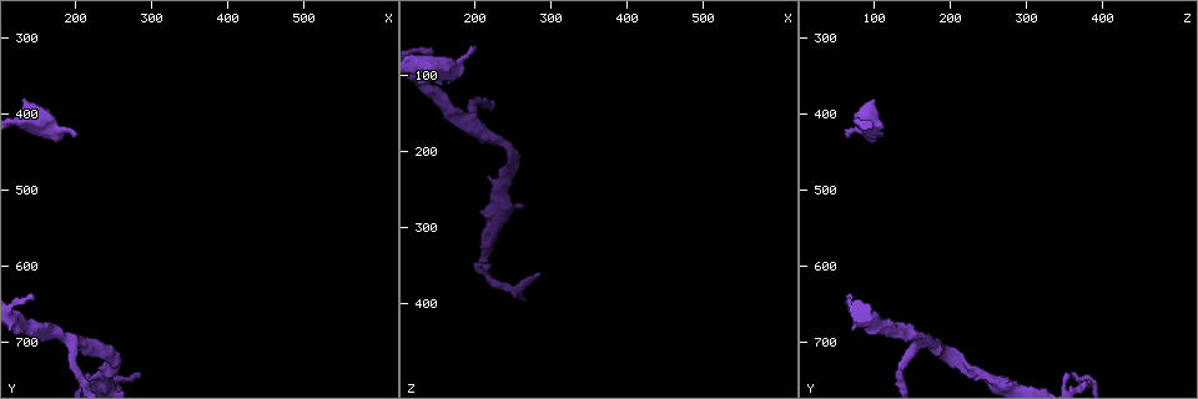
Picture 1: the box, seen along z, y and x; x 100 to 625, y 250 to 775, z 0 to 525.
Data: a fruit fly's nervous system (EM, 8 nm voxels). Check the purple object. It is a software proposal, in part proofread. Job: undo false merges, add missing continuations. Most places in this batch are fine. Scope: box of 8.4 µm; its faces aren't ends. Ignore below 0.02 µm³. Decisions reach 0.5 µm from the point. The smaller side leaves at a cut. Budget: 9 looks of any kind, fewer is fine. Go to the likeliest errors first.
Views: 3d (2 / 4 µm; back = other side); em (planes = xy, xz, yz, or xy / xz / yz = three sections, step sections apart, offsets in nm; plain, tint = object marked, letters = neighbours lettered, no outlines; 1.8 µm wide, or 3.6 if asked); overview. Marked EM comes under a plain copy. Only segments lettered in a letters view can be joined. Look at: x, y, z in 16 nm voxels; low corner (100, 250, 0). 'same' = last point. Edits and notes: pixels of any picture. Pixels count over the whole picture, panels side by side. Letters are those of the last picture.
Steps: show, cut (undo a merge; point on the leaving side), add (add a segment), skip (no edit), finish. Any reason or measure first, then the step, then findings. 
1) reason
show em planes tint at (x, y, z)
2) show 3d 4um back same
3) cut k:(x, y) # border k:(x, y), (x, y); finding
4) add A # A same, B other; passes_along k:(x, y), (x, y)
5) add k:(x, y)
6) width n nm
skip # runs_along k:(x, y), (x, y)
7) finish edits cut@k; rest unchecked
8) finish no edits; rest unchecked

free end
show em xz step 4 tint at (200, 430, 60)

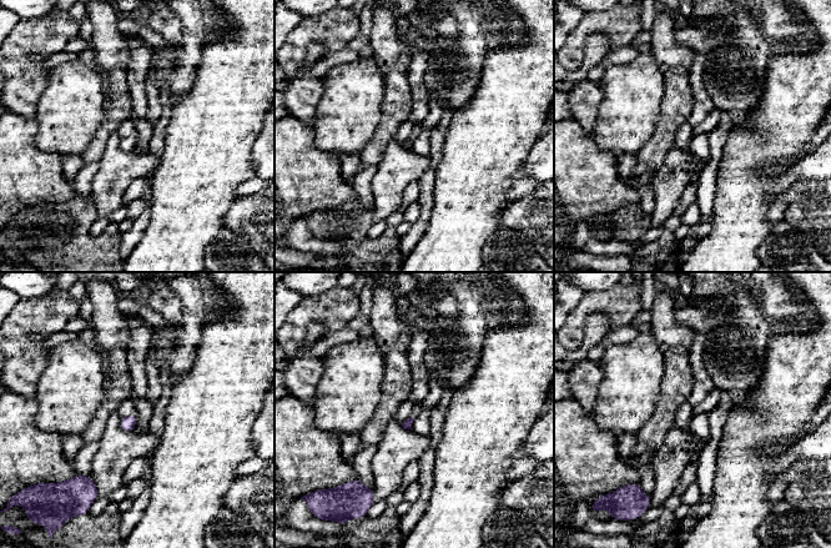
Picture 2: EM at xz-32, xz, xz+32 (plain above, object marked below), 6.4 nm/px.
what lies round it
show em xz step 4 letters same

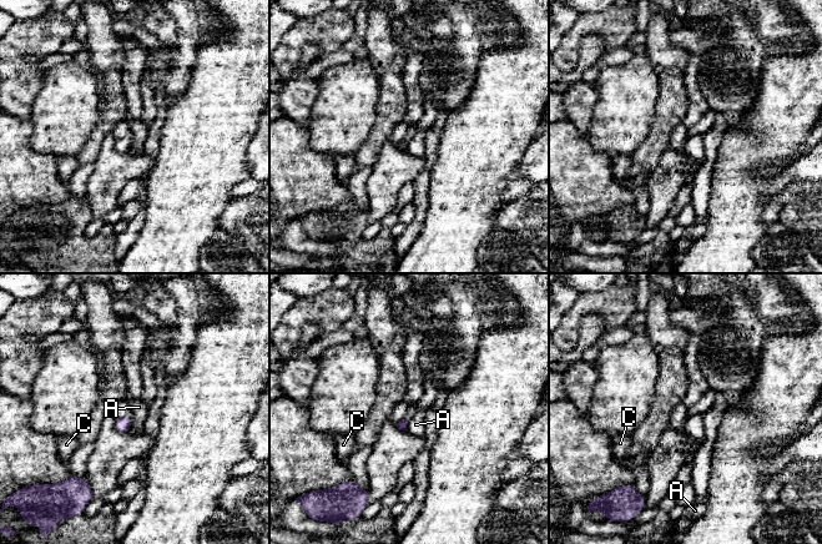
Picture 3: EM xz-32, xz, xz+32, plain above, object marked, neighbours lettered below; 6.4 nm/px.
skip # A other, C other; border 3:(132, 417), (129, 431); no lettered segment goes on from it

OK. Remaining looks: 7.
branch stops here
show em xy step 4 tint at (215, 740, 350)

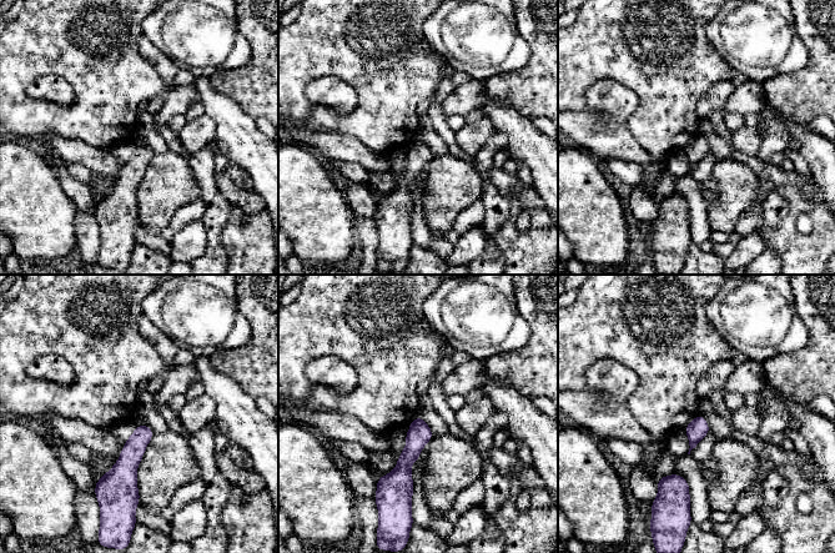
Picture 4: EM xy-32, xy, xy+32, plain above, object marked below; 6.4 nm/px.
another direction
show em planes letters same

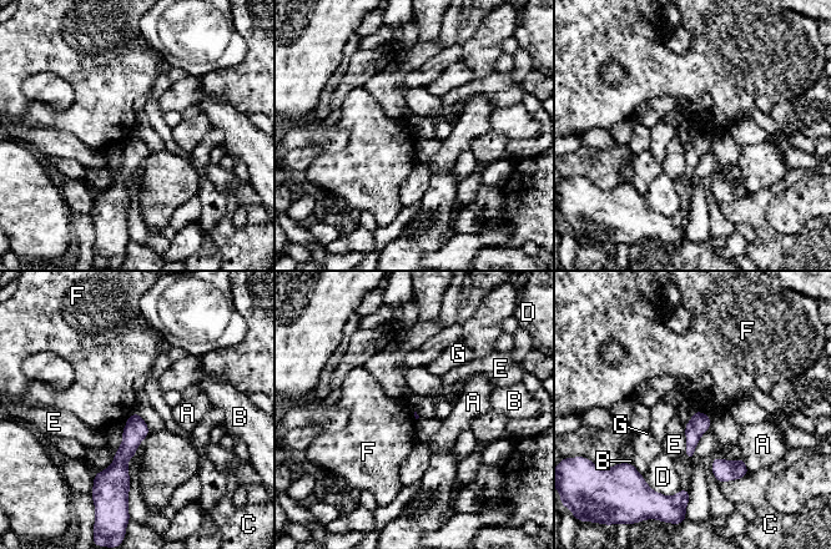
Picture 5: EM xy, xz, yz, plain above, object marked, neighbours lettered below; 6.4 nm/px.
longest_contact C 220 nm
skip # A other, B other, C other, D other, E other, F other, G other; runs_along 5:(135, 416), (121, 456), (121, 484); none of them fits

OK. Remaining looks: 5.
sharp bend
show 3d 4um at (250, 720, 205)

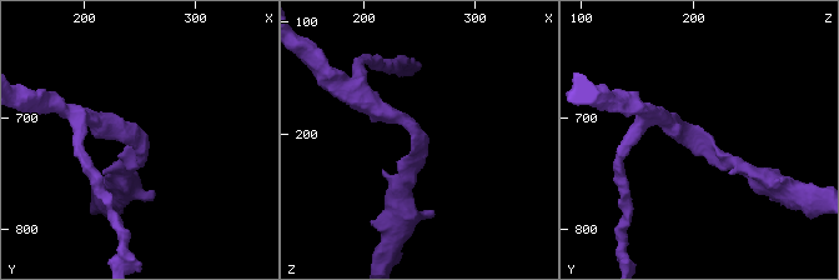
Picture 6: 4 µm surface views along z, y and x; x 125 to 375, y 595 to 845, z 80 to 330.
show em xy step 4 tint at (250, 718, 202)

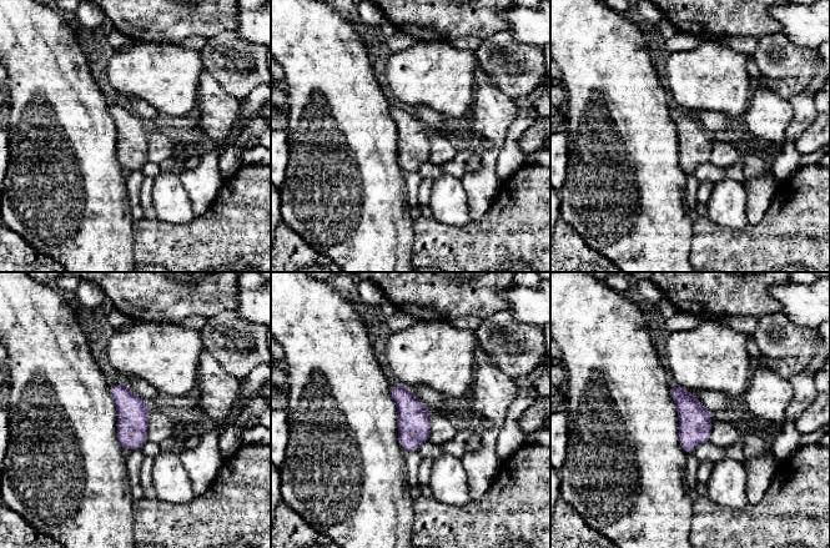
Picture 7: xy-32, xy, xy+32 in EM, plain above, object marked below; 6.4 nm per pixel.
another direction
show em planes letters same

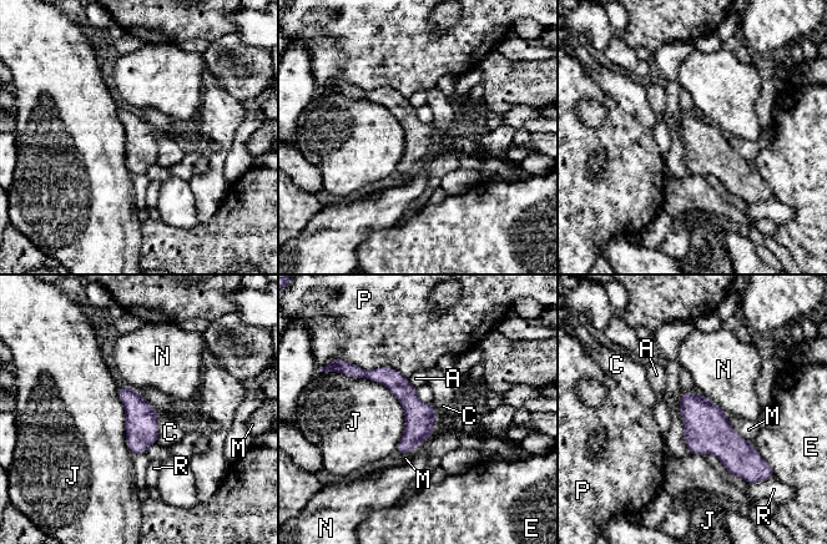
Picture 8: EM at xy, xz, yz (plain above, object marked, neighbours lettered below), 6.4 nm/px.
skip # A other, C other, E other, J other, M other, N other, P other, R other; one cell here

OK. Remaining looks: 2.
finish no edits; rest unchecked

